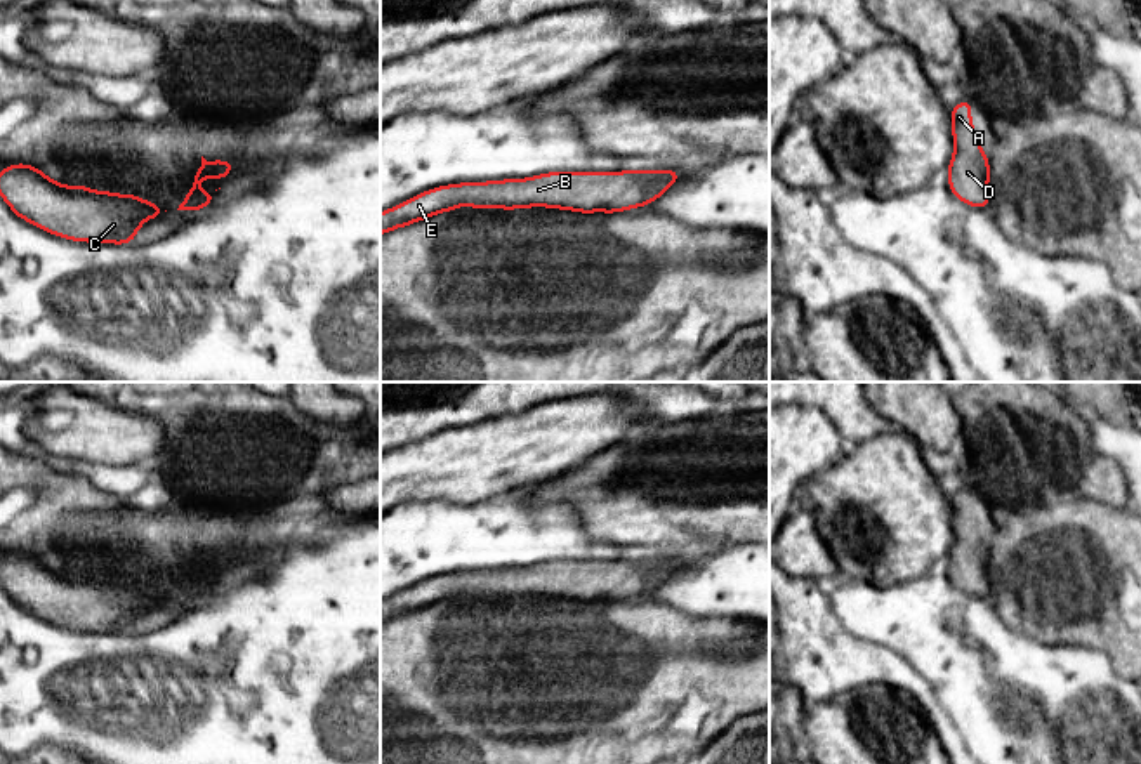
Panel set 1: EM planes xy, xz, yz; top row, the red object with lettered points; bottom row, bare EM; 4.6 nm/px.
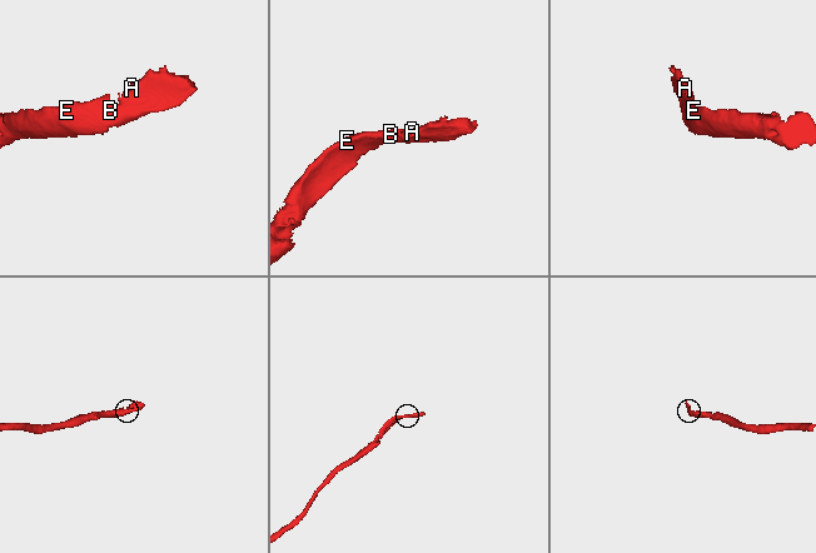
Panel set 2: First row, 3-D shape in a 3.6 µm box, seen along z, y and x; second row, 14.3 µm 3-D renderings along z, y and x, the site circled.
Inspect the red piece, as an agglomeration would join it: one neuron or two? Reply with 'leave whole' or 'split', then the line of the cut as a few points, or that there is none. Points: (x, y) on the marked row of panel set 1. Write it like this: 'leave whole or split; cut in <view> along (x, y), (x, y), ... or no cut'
leave whole; no cut

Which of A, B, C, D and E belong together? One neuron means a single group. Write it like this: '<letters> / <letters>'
A B C D E

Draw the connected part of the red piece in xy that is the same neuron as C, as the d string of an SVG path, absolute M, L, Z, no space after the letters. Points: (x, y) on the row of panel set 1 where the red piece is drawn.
M7 165L0 172L0 196L10 210L43 231L75 241L125 245L137 238L148 217L162 219L163 207L142 201L139 194L101 193L87 186L61 186L33 165Z

